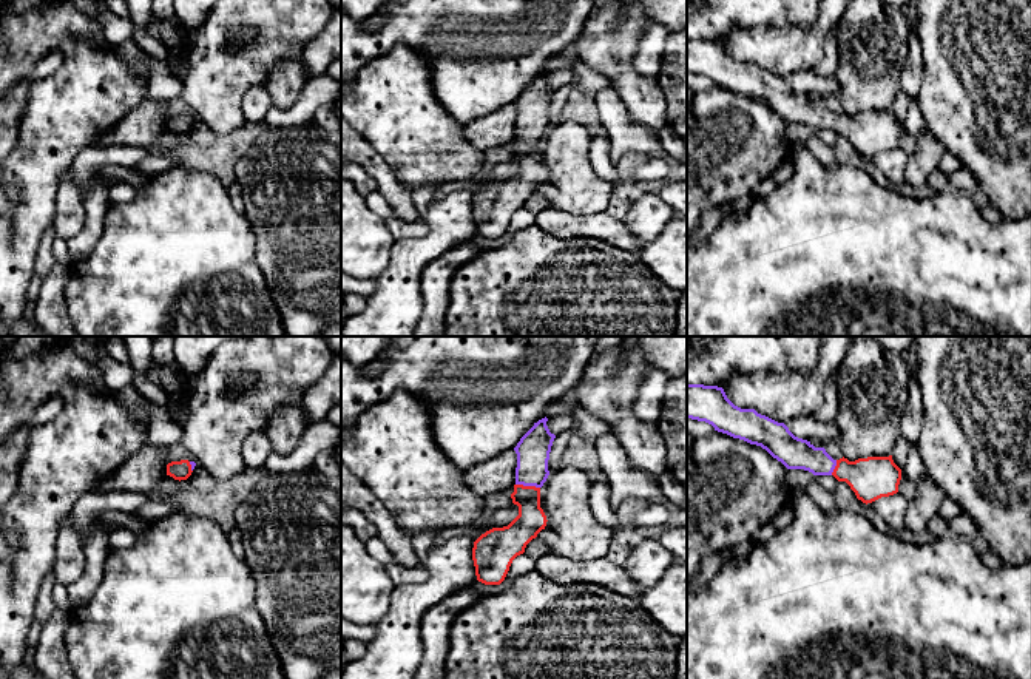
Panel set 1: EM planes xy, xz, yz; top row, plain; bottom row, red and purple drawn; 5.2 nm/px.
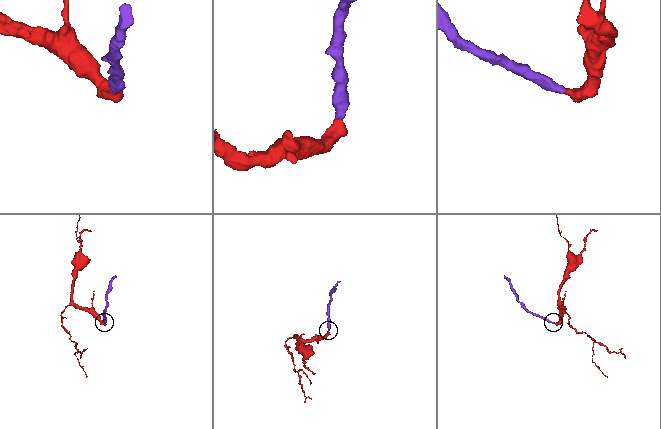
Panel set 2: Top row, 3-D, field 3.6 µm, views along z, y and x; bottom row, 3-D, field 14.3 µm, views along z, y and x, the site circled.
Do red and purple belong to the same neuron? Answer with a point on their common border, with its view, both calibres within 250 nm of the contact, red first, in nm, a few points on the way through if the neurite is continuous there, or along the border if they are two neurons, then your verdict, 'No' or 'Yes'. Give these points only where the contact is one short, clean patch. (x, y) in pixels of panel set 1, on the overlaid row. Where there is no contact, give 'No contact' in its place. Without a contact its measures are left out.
Touches red at xz (528, 486). Thickness 150 nm (red) against 180 nm. Path across: xz (531, 519), (528, 486), (533, 451). Yes

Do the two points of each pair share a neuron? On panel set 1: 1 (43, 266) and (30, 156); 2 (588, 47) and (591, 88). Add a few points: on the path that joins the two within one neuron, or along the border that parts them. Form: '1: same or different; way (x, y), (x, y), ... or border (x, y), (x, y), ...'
1: different; border (50, 227), (40, 239), (34, 272)
2: different; border (578, 56), (590, 68), (599, 71), (608, 85)

